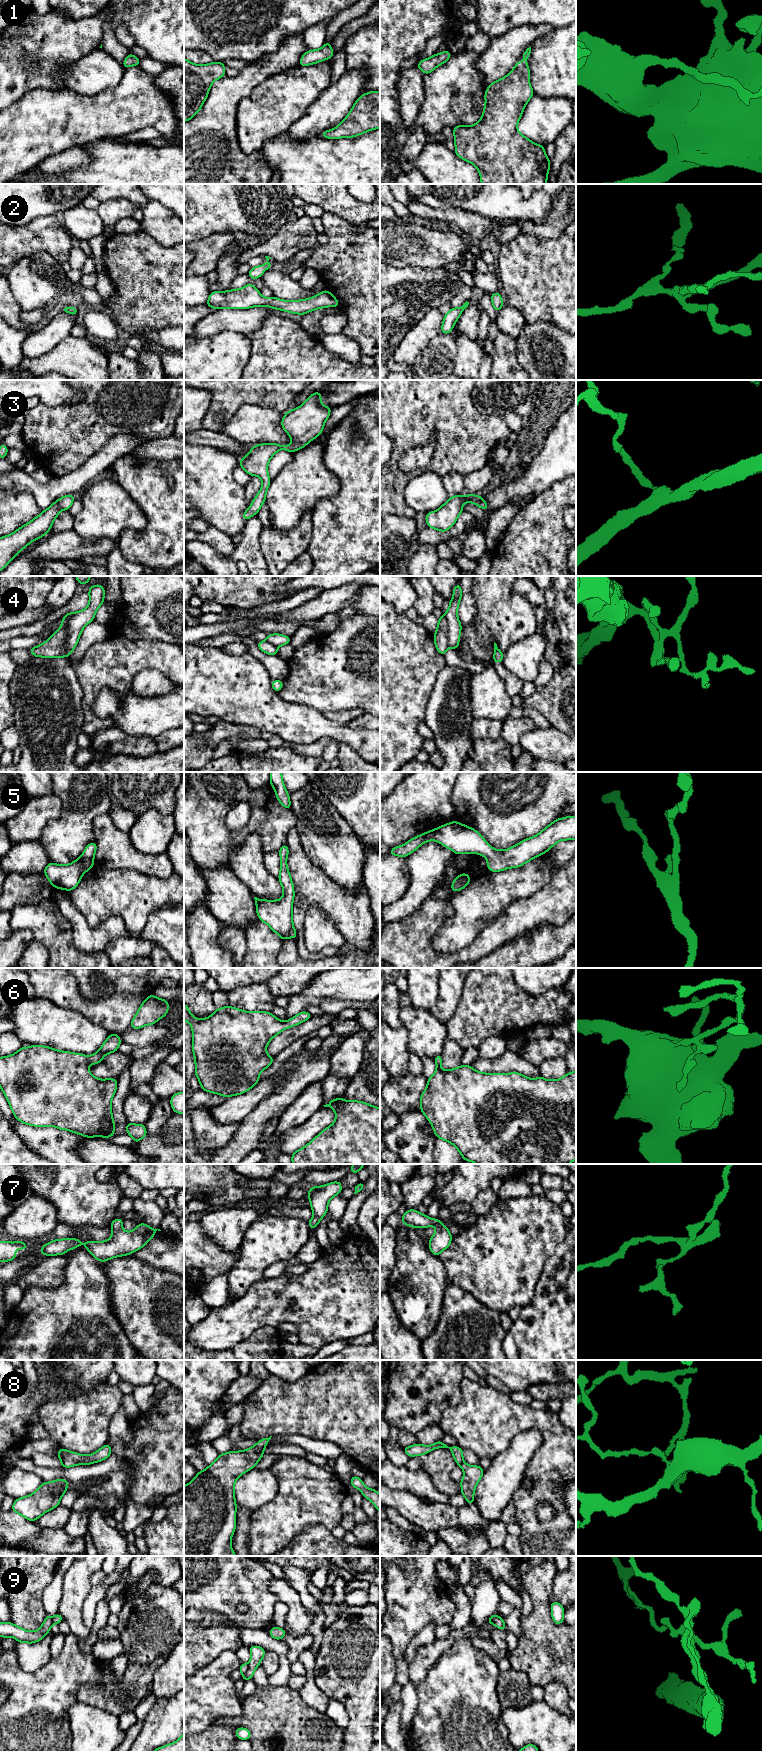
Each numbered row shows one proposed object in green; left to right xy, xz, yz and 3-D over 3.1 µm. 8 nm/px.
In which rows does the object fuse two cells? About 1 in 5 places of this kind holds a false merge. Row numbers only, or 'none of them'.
4, 9

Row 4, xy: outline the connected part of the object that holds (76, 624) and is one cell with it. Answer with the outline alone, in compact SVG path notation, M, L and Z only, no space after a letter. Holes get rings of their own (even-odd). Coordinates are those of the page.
M96 584L88 589L89 604L84 610L75 612L67 625L67 643L62 657L68 658L75 649L84 627L94 621L98 608L104 603L105 589Z

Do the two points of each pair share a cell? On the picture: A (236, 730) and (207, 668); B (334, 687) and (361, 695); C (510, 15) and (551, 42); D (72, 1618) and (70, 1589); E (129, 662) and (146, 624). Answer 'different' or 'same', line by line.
A: different
B: same
C: different
D: same
E: different

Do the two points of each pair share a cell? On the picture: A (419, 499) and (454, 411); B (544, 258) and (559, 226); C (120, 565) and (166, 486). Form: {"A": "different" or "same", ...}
{"A": "different", "B": "different", "C": "different"}

